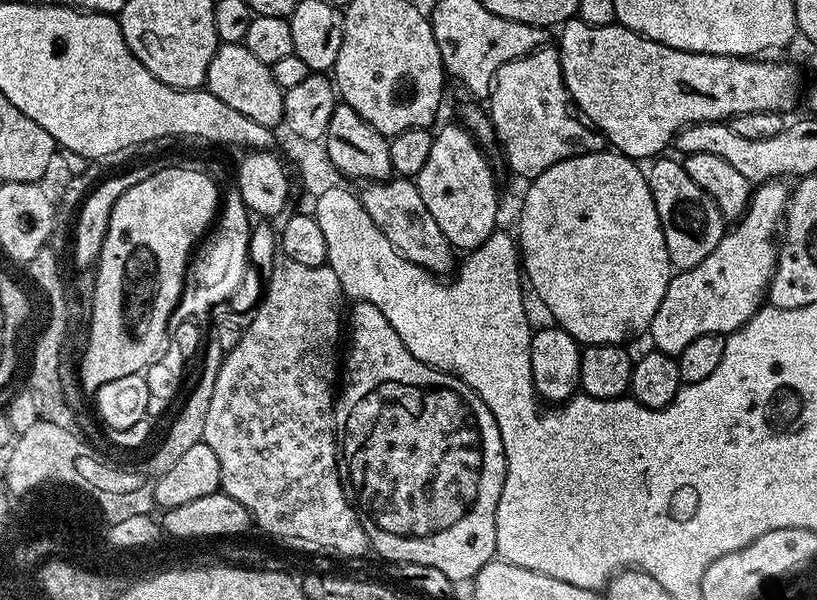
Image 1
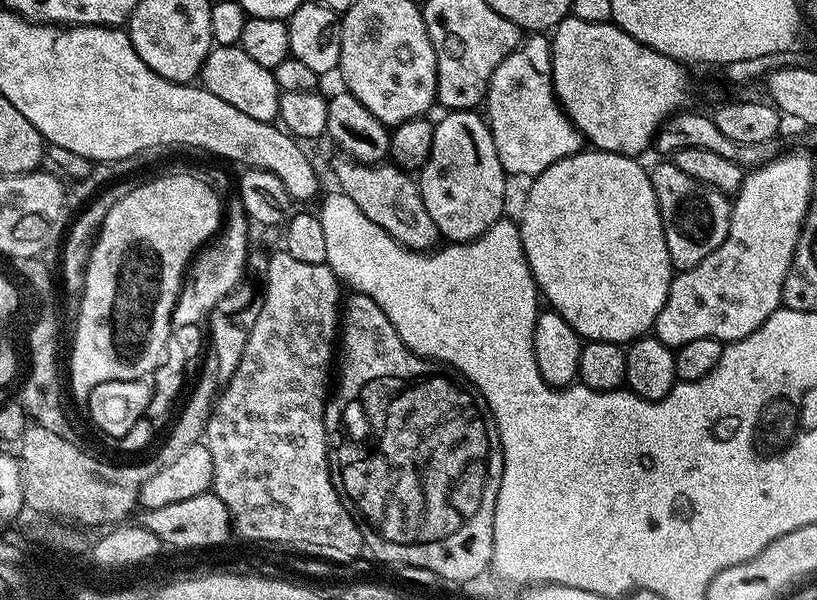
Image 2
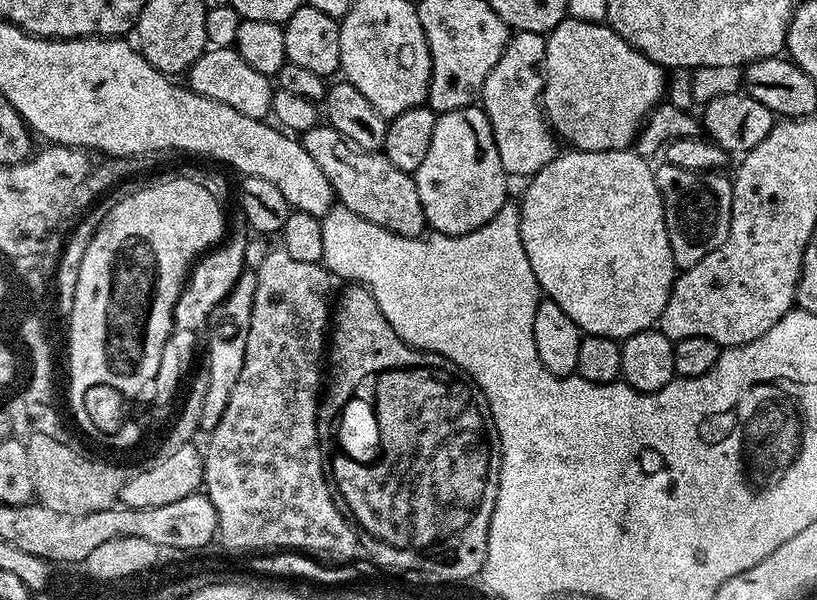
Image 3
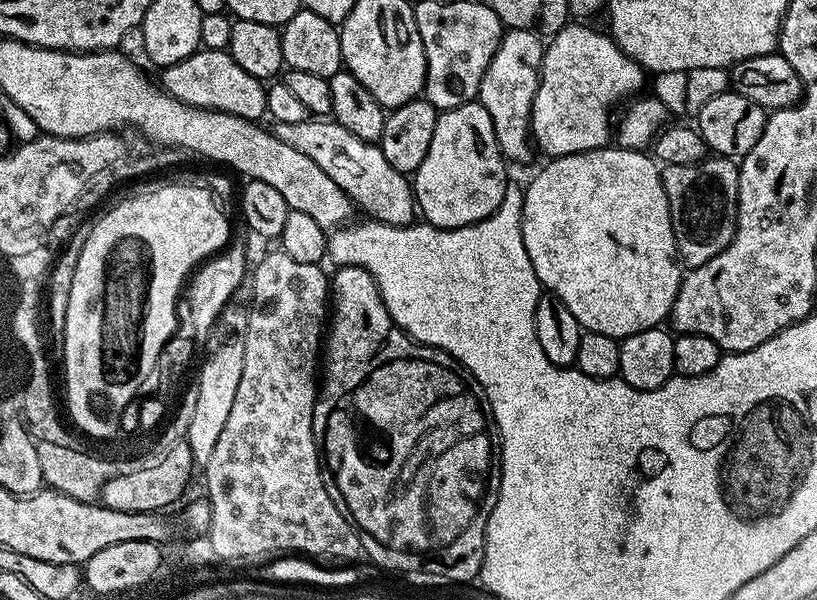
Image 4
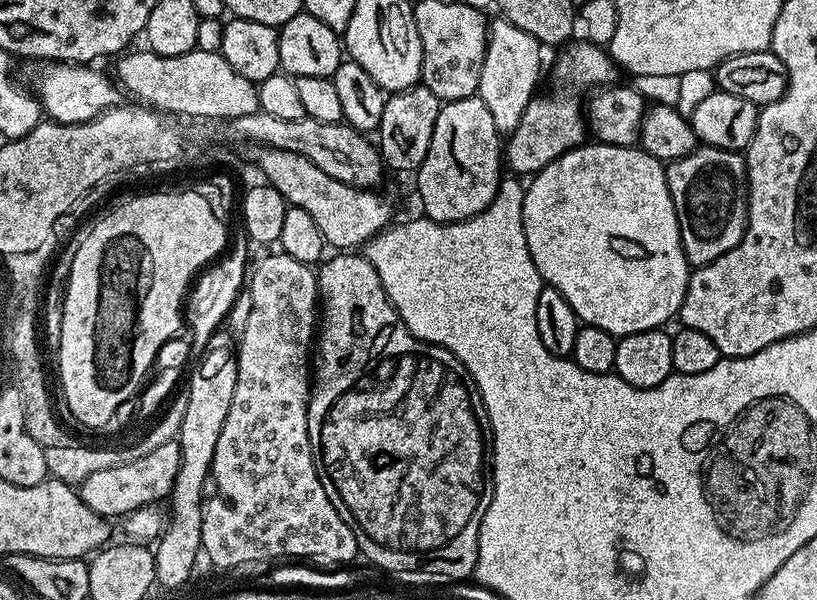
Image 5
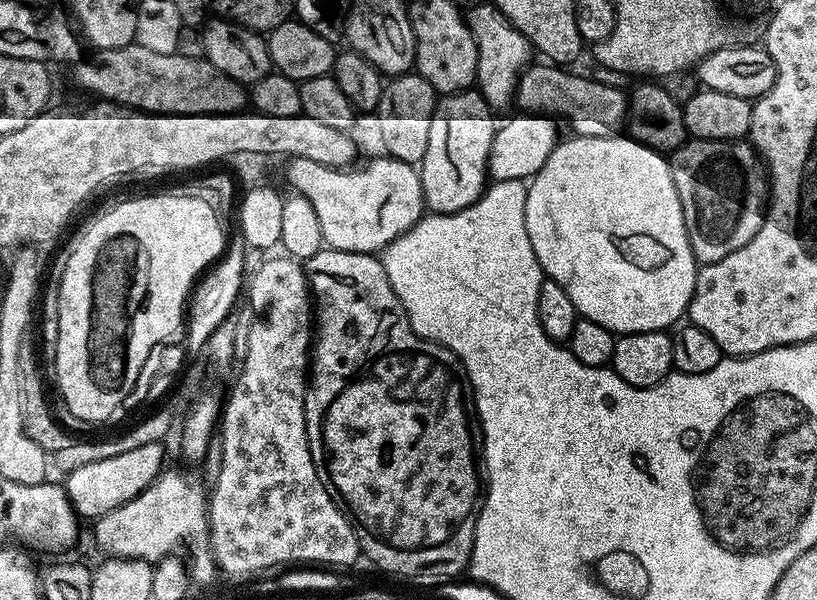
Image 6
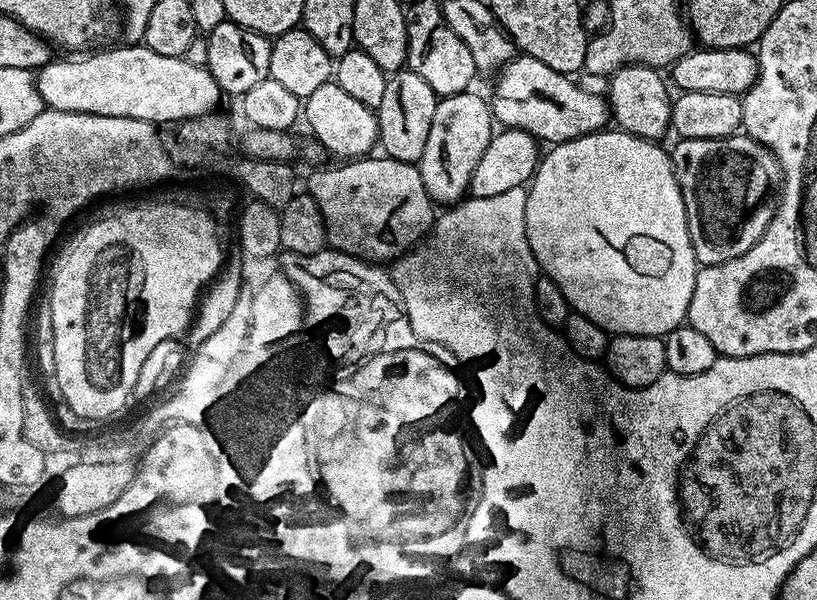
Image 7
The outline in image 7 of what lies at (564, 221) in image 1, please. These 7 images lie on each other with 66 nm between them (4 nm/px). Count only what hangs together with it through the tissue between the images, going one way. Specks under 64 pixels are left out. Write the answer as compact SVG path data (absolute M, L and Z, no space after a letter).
M605 130L591 132L582 138L570 142L553 144L539 157L536 172L533 173L526 198L526 236L530 250L534 254L539 271L548 276L566 294L569 305L579 315L598 322L610 334L646 334L647 336L665 337L675 328L687 321L690 298L694 294L694 282L698 271L698 261L694 246L690 240L688 218L684 198L680 193L680 184L676 181L676 172L672 168L672 158L667 151L660 149L659 143L644 140L629 132Z

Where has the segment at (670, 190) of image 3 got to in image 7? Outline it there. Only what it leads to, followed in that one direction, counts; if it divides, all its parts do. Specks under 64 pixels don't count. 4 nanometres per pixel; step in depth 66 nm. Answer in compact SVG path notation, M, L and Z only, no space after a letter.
M753 136L680 138L670 148L672 168L684 198L690 240L701 265L730 262L762 238L782 191L778 158Z

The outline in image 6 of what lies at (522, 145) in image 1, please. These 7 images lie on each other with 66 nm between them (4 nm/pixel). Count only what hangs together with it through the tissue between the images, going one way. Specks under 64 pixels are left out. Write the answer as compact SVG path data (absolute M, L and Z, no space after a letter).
M495 3L474 5L472 9L467 9L466 19L478 50L476 84L480 95L493 110L504 108L508 103L511 105L516 94L516 83L520 81L520 73L529 67L528 55L533 55L534 52L532 45L508 21L502 10L496 8Z

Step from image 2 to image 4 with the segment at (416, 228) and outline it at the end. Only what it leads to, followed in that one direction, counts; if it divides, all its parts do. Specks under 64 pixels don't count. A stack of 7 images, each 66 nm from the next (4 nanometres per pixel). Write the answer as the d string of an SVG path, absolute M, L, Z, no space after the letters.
M331 118L276 124L274 131L279 140L286 142L286 146L294 146L294 150L306 154L310 162L318 165L332 181L338 182L353 205L368 215L365 217L378 224L403 228L417 219L416 193L412 190L409 177L386 162L386 154L382 154L379 143L358 138L358 134L346 130L346 126Z

